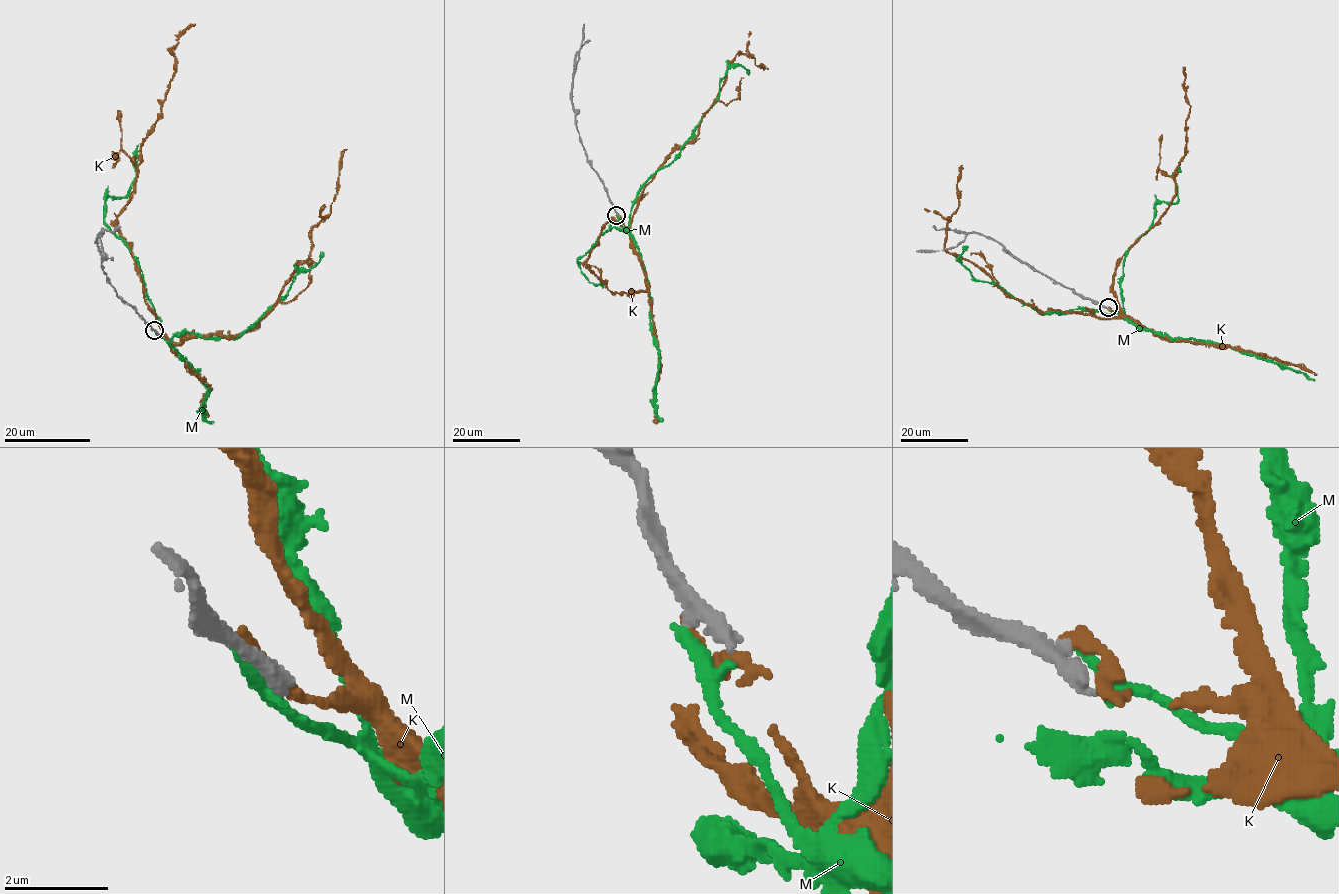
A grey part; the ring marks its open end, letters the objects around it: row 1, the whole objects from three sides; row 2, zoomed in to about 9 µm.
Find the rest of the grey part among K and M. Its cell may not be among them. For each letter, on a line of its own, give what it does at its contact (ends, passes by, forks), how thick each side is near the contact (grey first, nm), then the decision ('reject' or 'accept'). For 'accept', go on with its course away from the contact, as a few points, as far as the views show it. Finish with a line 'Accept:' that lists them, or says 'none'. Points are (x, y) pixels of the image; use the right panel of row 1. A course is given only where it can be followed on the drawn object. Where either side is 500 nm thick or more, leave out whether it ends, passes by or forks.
K: it ends | 280/220 nm | accept | via (1108, 307), (1120, 312), (1099, 318), (1040, 312), (946, 251), (946, 228), (958, 205), (962, 165)
M: it ends | 400/260 nm | reject
Accept: K

